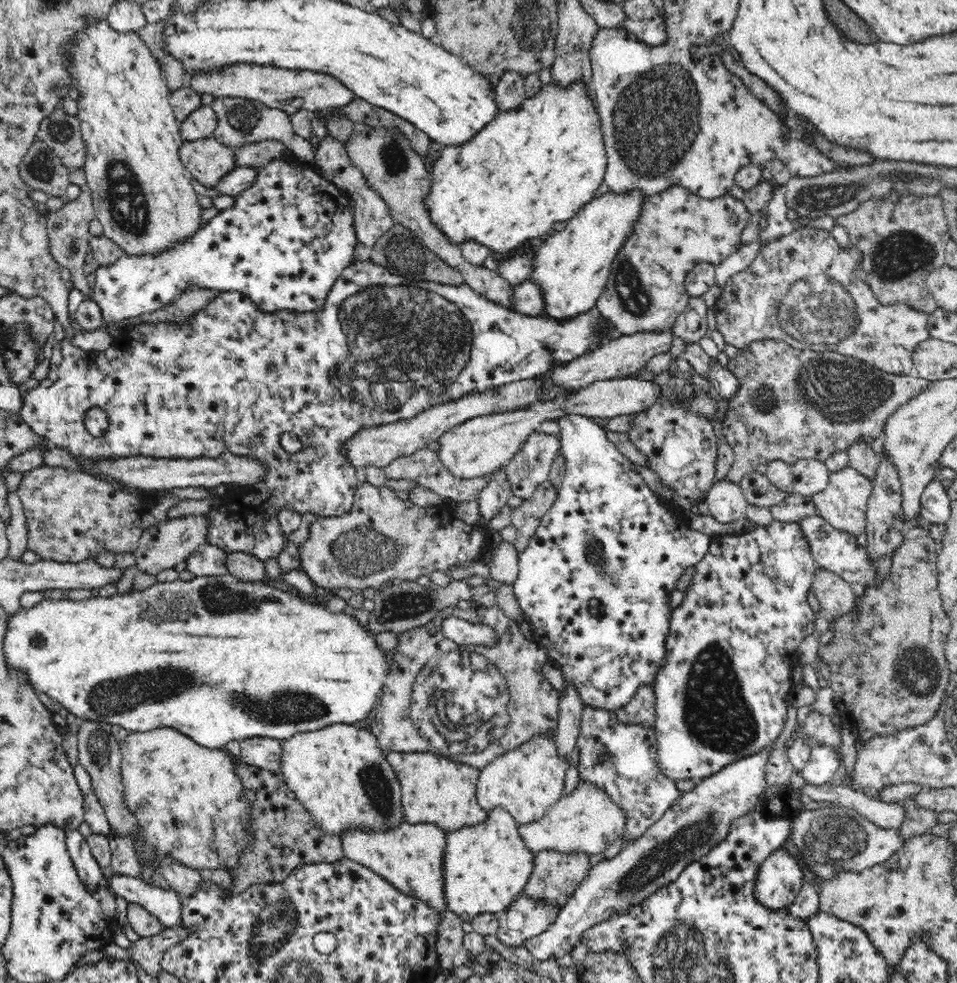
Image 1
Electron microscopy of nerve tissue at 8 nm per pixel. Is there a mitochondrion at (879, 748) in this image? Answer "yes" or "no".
no

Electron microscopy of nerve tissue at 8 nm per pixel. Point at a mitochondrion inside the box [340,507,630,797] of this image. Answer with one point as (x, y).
(457, 701)

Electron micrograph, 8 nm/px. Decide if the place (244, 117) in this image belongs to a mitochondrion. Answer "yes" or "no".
yes

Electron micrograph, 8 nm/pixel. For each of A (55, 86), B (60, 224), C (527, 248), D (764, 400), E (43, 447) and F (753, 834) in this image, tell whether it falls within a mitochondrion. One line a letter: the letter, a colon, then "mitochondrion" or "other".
A: mitochondrion
B: mitochondrion
C: other
D: mitochondrion
E: other
F: other

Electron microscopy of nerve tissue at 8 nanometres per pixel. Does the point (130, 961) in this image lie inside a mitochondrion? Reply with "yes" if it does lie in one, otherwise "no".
no

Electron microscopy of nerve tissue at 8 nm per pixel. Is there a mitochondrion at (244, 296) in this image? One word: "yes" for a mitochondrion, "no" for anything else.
no

